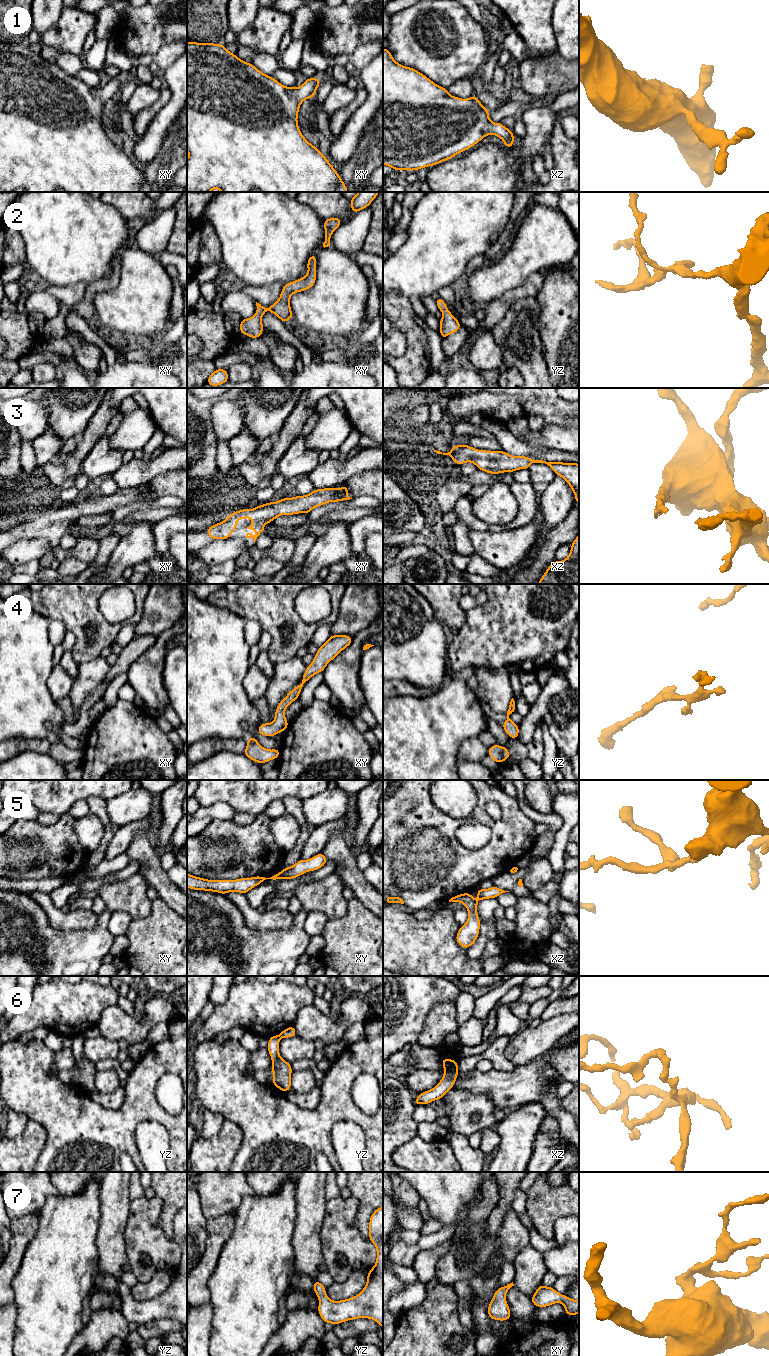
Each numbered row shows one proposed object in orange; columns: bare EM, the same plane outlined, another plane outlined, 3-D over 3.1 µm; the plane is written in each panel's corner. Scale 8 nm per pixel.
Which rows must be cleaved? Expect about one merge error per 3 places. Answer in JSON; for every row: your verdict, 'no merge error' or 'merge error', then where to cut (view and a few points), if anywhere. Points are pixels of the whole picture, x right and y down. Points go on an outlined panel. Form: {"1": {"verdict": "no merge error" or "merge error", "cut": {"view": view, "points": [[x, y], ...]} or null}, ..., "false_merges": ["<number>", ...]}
{"1": {"verdict": "no merge error", "cut": null}, "2": {"verdict": "no merge error", "cut": null}, "3": {"verdict": "no merge error", "cut": null}, "4": {"verdict": "no merge error", "cut": null}, "5": {"verdict": "no merge error", "cut": null}, "6": {"verdict": "merge error", "cut": {"view": "xz", "points": [[456, 1067], [446, 1069]]}}, "7": {"verdict": "no merge error", "cut": null}, "false_merges": ["6"]}

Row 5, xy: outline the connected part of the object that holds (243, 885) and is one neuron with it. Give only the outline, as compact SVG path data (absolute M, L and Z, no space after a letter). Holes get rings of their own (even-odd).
M319 853L308 860L300 859L292 867L285 867L281 872L272 876L255 876L251 878L240 878L236 880L208 880L196 877L187 873L187 888L193 890L203 890L227 894L234 891L246 894L263 881L277 879L294 879L308 871L315 871L322 868L327 863L327 858L323 853Z

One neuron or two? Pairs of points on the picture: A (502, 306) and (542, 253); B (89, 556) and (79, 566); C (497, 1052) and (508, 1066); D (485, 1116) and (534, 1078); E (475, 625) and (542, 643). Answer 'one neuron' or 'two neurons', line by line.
A: two neurons
B: two neurons
C: one neuron
D: two neurons
E: one neuron

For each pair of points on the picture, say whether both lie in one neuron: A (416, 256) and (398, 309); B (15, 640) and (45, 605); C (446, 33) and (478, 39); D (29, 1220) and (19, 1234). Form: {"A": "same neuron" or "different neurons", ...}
{"A": "different neurons", "B": "different neurons", "C": "same neuron", "D": "same neuron"}

